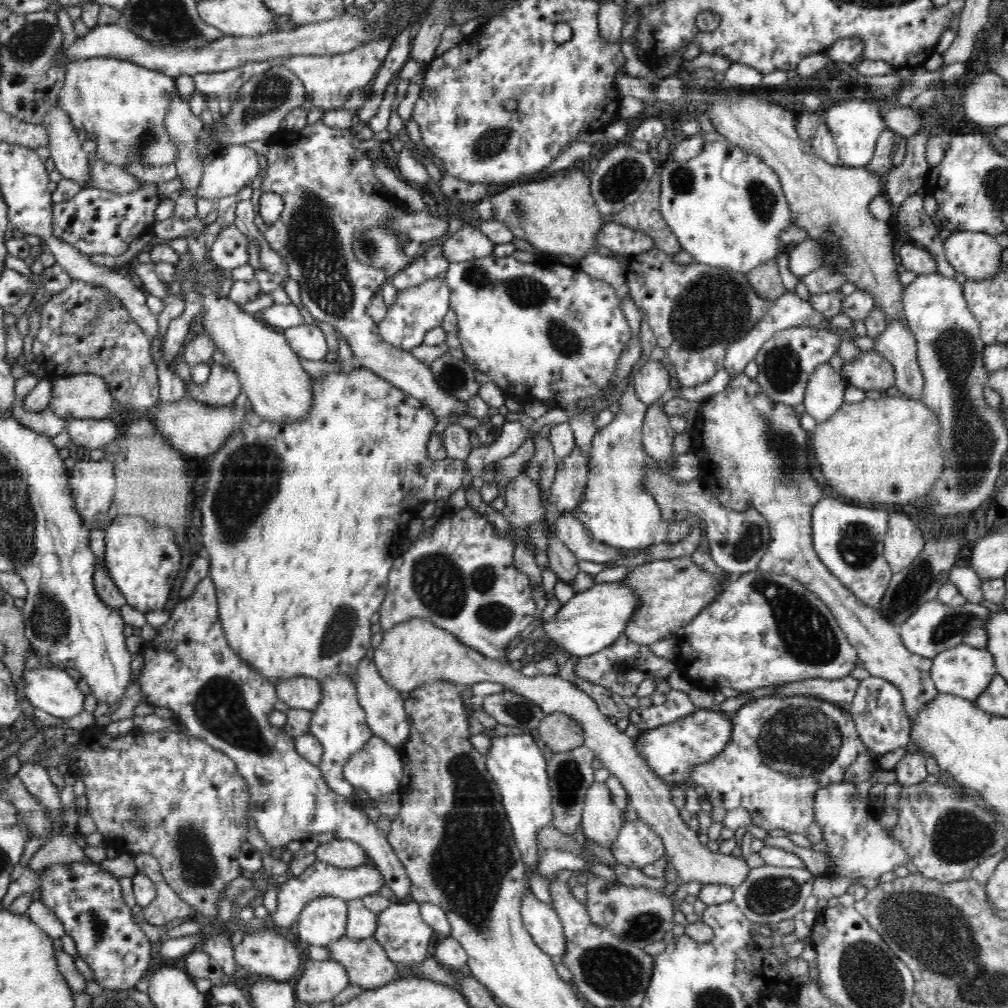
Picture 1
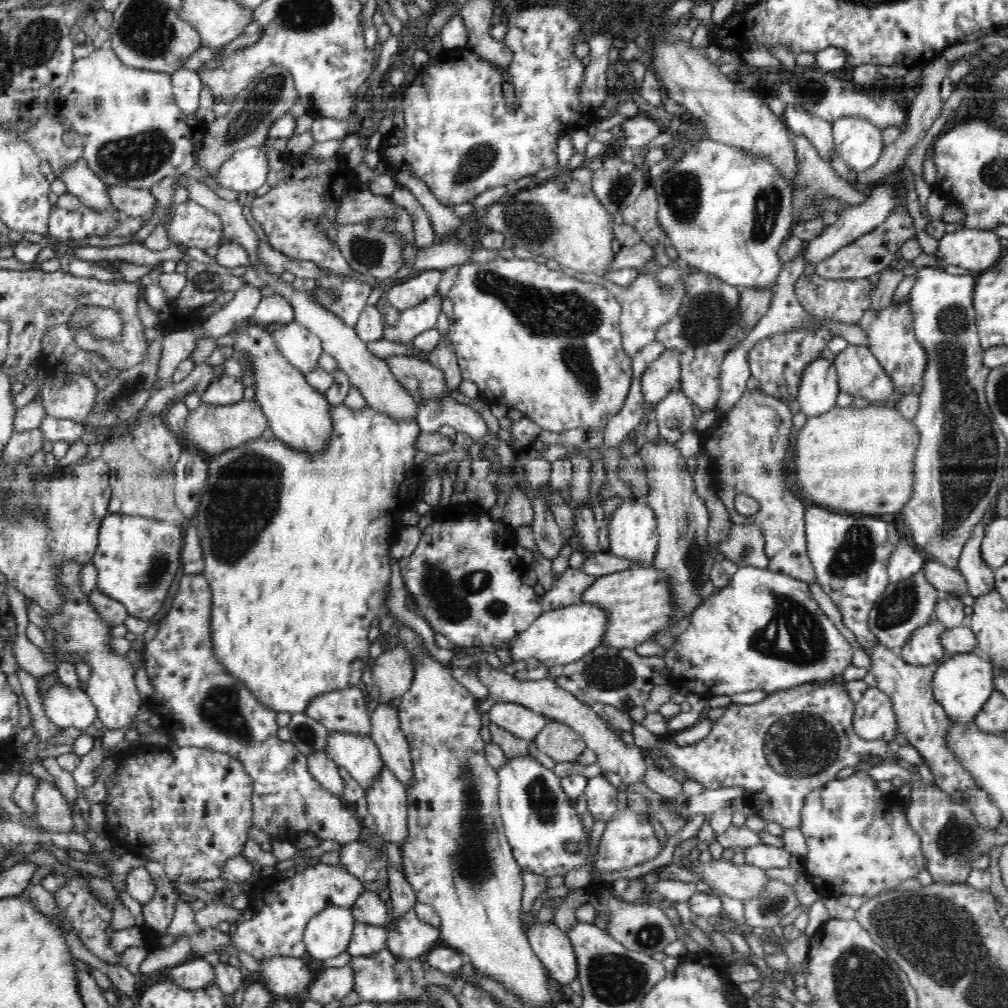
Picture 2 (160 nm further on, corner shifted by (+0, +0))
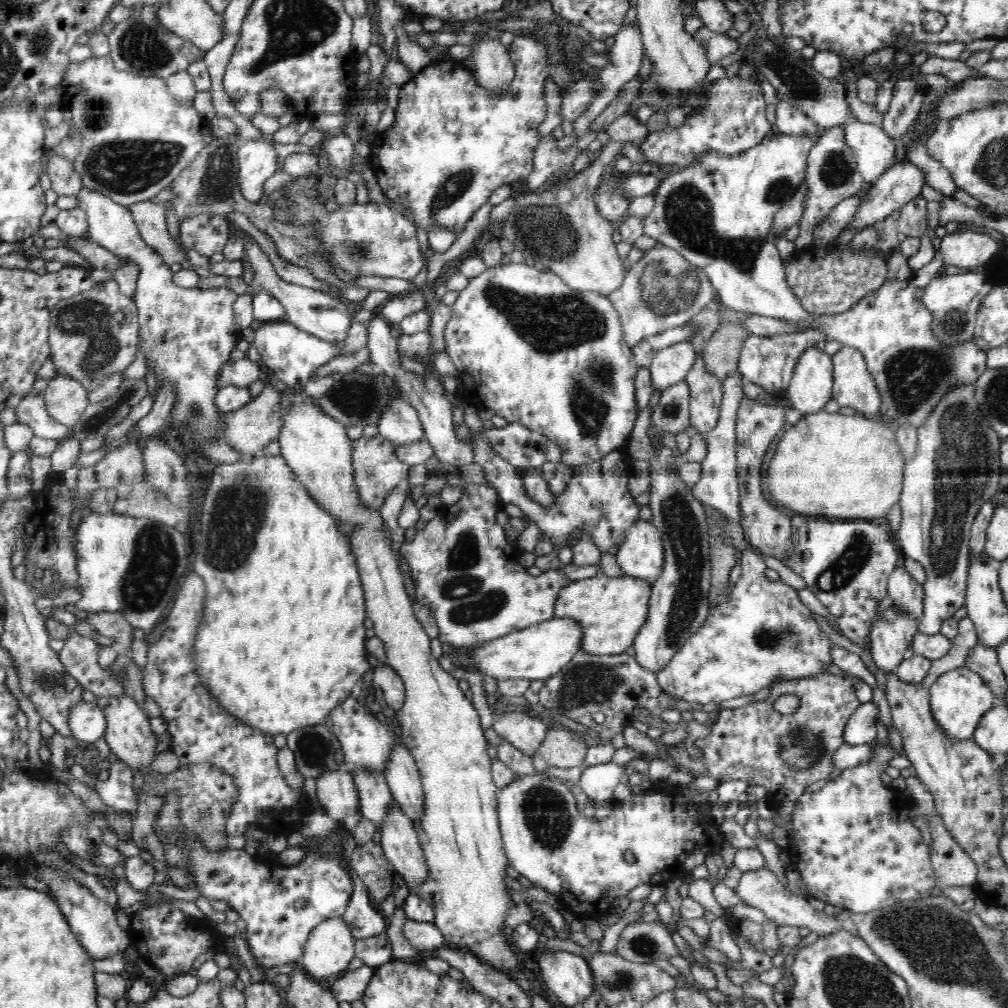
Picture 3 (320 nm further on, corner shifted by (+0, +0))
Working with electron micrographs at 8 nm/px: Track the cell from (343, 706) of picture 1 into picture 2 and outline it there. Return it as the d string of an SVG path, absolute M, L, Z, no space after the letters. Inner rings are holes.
M328 732L327 756L356 780L364 791L368 790L384 767L379 748L370 736L351 732Z

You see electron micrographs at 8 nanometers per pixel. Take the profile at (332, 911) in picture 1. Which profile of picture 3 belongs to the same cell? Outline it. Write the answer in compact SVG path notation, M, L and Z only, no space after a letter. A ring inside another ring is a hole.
M342 917L328 918L310 932L300 967L317 982L340 978L354 958L355 939Z

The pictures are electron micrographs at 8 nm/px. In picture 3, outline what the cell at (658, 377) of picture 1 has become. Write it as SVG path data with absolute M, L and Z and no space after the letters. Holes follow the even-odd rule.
M682 342L660 350L649 367L655 390L663 391L685 381L699 358L699 350L692 342Z

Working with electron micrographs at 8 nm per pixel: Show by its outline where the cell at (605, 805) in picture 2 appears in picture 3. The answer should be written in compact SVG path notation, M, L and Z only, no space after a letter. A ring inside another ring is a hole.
M612 761L594 766L587 765L580 775L578 784L592 803L597 806L606 800L611 800L625 772L629 772L628 766Z

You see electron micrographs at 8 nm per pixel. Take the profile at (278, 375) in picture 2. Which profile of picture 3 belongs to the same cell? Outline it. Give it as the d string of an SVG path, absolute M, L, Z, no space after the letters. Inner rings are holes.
M297 388L292 389L293 390L289 393L285 392L281 394L283 401L280 406L282 407L282 430L280 430L280 436L278 436L278 442L281 448L281 456L286 460L286 465L288 465L288 467L294 471L297 481L300 482L302 486L305 486L305 489L309 491L309 495L326 512L329 512L334 518L337 518L337 520L339 520L339 524L350 524L350 526L354 526L353 532L349 535L349 541L361 578L361 587L364 595L366 614L367 617L373 622L375 636L378 636L381 642L383 642L384 652L386 653L385 664L392 668L392 670L396 671L396 674L400 676L405 686L405 701L403 702L400 710L395 711L394 717L401 726L401 738L403 740L403 744L411 752L411 755L414 757L415 763L417 764L418 770L421 774L421 784L423 785L423 791L425 793L423 817L420 821L414 823L414 826L429 869L428 879L426 882L420 884L414 893L416 893L416 895L418 895L418 897L420 897L424 902L432 905L432 908L435 912L433 923L442 932L446 945L452 945L453 947L468 947L470 953L474 954L474 956L477 958L480 958L480 960L482 960L484 963L494 966L496 970L500 970L501 972L508 972L510 969L519 968L522 966L521 963L524 957L520 956L518 951L514 949L514 946L512 946L510 943L510 936L508 936L507 930L503 927L503 922L506 918L506 911L509 909L510 905L514 904L514 902L512 899L510 899L510 895L508 895L508 888L506 888L505 885L505 877L508 877L506 869L509 867L509 861L508 857L506 857L499 828L499 817L497 814L498 788L493 781L493 776L491 773L492 759L488 756L488 752L486 751L486 739L484 738L484 730L480 726L480 716L474 708L474 705L472 705L472 702L466 699L466 695L464 695L464 692L458 685L458 680L454 679L452 675L444 671L444 669L442 669L442 667L440 667L438 664L438 660L432 656L432 653L430 653L431 639L428 637L426 631L424 631L420 621L416 619L416 615L414 615L414 610L411 606L411 599L404 588L404 579L402 579L402 571L400 571L398 559L396 559L396 554L392 552L390 531L385 526L380 512L368 507L364 507L363 502L359 500L358 487L354 487L353 449L352 444L350 444L350 439L346 434L347 429L343 426L343 424L336 422L336 420L330 418L330 416L327 414L324 414L317 407L318 405L316 405L316 398L306 395L306 393L296 393L295 389Z

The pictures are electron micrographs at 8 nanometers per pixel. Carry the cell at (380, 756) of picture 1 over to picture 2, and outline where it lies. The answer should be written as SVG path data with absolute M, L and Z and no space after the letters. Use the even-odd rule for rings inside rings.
M384 766L376 782L365 792L368 813L376 821L374 832L384 843L392 842L400 848L409 834L407 792L403 784Z

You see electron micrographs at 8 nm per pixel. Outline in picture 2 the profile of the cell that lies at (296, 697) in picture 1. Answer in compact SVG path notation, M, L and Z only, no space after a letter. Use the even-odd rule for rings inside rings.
M359 685L342 690L332 690L316 696L306 708L305 713L331 732L351 732L371 736L370 706L364 701L365 689Z

